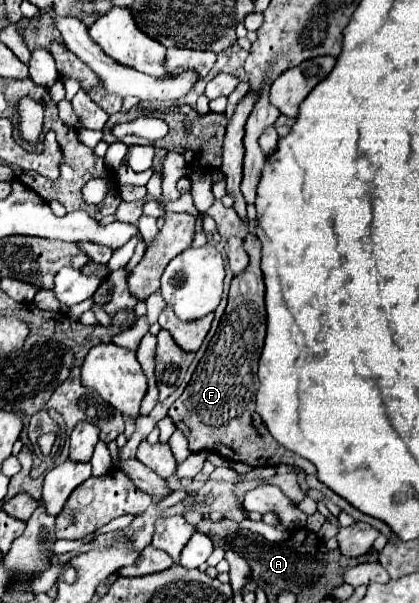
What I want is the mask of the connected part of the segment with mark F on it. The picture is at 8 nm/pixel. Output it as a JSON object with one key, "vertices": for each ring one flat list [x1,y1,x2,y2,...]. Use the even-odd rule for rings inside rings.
{"vertices":[[248,233,244,237,244,247,250,255,250,263,240,275,236,275,232,279,228,305,226,305,224,317,218,325,218,331,214,333,204,357,200,359,200,363,192,375,192,381,186,385,184,393,172,403,168,415,172,417,174,425,188,437,188,447,194,453,210,451,210,453,216,453,230,461,240,461,240,463,246,463,252,467,268,467,268,451,278,451,278,455,282,455,282,461,302,467,306,471,306,475,310,475,310,473,316,473,316,467,308,459,302,459,302,457,294,455,292,451,286,451,278,441,274,441,270,437,270,433,268,433,268,439,264,439,254,425,254,403,256,403,256,391,258,391,258,359,262,353,264,337,266,337,266,305,264,305,266,289,264,289,264,285,260,285,260,281,264,279,262,269,260,269,260,257,262,257,260,239,252,233]]}

